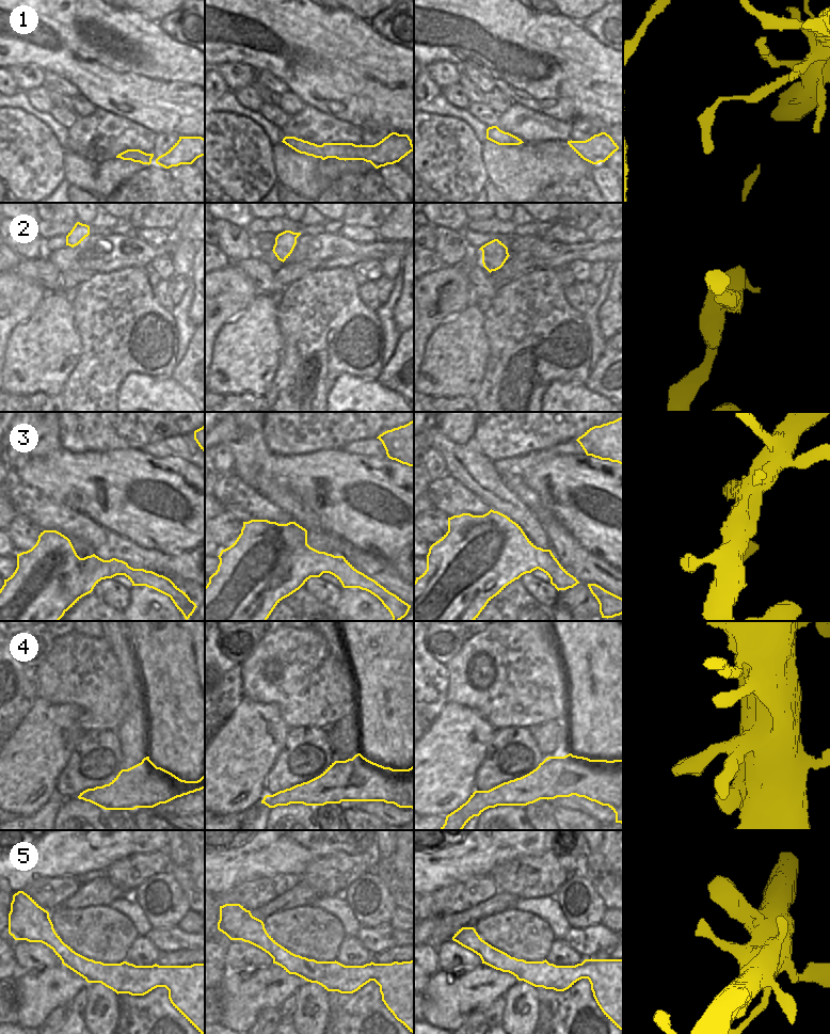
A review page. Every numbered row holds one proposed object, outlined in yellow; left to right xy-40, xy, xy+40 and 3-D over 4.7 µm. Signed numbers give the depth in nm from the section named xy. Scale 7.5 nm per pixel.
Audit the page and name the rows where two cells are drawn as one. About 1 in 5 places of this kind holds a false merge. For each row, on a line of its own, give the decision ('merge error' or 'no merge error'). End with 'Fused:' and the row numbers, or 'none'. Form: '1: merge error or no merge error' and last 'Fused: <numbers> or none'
1: merge error
2: no merge error
3: no merge error
4: no merge error
5: no merge error
Fused: 1

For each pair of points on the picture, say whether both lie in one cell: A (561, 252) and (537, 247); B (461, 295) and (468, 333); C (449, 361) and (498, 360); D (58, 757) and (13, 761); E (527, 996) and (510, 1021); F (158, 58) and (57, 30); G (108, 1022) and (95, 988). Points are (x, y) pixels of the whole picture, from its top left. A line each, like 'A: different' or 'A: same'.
A: same
B: different
C: different
D: same
E: same
F: same
G: same

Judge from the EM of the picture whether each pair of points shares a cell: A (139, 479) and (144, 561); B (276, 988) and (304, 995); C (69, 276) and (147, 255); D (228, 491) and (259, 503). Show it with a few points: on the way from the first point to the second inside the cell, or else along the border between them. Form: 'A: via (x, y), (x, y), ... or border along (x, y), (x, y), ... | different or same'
A: border along (121, 536), (146, 549), (156, 549), (168, 553) | different
B: border along (306, 981), (293, 995) | different
C: border along (65, 271), (96, 272) | different
D: via (236, 496), (243, 502), (252, 503) | same

